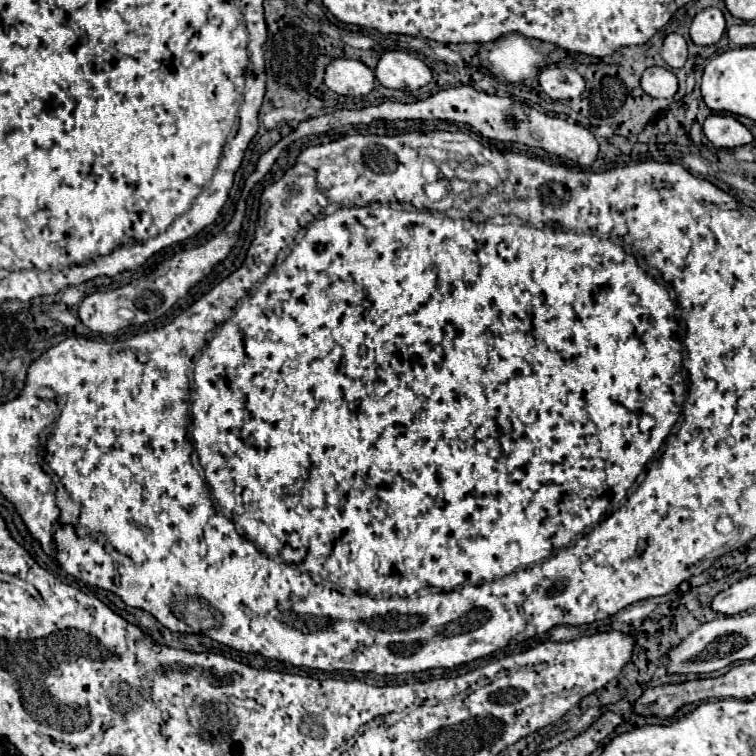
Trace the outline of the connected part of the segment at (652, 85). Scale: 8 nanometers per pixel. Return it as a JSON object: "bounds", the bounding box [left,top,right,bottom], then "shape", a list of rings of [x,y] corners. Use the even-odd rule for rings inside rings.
{"bounds":[640,67,678,97],"shape":[[[650,67],[642,73],[640,85],[650,97],[672,97],[678,91],[678,79],[664,67]]]}

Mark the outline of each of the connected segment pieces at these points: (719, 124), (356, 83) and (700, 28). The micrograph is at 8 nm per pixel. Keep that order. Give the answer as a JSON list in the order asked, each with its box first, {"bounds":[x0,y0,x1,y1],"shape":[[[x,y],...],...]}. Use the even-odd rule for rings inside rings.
[{"bounds":[704,115,752,147],"shape":[[[710,115],[704,121],[704,135],[714,147],[742,147],[752,143],[752,133],[734,115]]]},{"bounds":[326,59,376,97],"shape":[[[338,59],[326,69],[326,87],[338,95],[364,97],[374,89],[376,77],[362,61],[356,59]]]},{"bounds":[690,9,726,45],"shape":[[[704,9],[700,11],[692,25],[690,25],[690,37],[696,45],[714,45],[724,35],[726,21],[720,9]]]}]

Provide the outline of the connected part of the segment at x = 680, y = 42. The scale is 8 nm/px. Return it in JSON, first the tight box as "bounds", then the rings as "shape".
{"bounds":[662,33,688,69],"shape":[[[676,33],[666,35],[664,45],[662,45],[662,59],[666,61],[666,65],[672,69],[680,69],[684,67],[686,57],[688,57],[688,47],[686,47],[684,37]]]}

